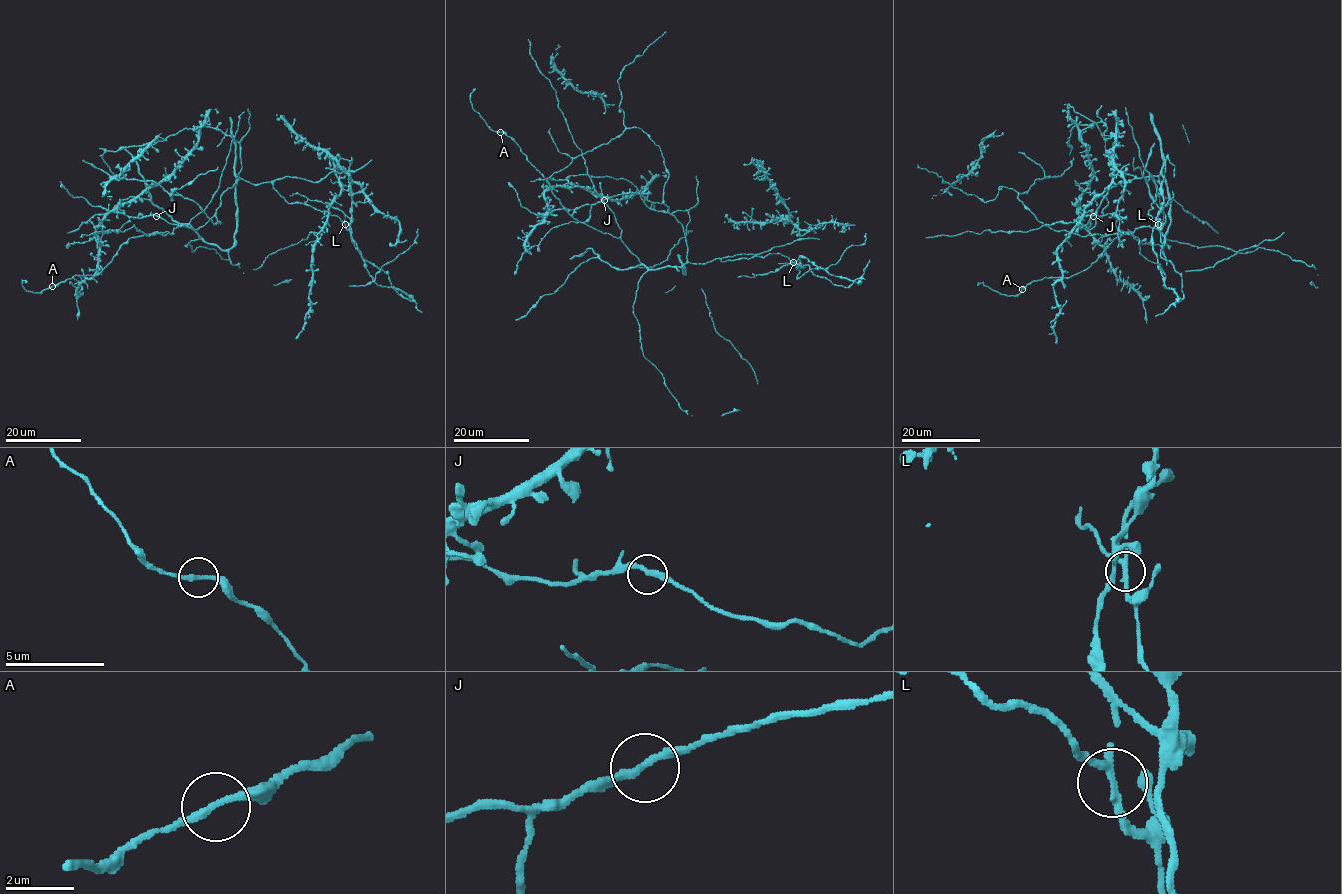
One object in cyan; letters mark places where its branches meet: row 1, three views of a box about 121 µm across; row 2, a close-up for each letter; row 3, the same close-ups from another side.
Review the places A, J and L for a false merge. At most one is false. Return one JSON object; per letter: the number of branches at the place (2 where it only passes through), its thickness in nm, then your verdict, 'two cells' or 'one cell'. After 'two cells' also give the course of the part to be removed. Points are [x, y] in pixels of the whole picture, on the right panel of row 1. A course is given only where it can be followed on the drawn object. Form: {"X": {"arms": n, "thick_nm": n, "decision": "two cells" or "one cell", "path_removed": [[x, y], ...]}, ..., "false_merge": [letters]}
{"A": {"arms": 2, "thick_nm": 220, "decision": "one cell"}, "J": {"arms": 2, "thick_nm": 240, "decision": "one cell"}, "L": {"arms": 2, "thick_nm": 240, "decision": "two cells", "path_removed": [[1157, 224], [1157, 216], [1152, 249], [1164, 280], [1165, 274], [1159, 265], [1139, 252], [1139, 240], [1128, 228]]}, "false_merge": ["L"]}

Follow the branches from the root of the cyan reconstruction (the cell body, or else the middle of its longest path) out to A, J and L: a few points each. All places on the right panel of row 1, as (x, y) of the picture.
A: (1170, 207), (1162, 250), (1165, 237), (1139, 226), (1115, 238), (1086, 269), (1022, 289)
J: (1170, 207), (1166, 180), (1159, 174), (1113, 186), (1097, 210), (1095, 225), (1088, 229), (1085, 225), (1093, 216)
L: (1170, 207), (1167, 183), (1160, 174), (1159, 182), (1154, 180), (1157, 188), (1155, 201), (1148, 211), (1157, 224)

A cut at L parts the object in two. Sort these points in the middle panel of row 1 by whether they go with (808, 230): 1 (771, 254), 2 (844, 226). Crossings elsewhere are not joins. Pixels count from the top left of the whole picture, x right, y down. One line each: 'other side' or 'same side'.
1: same side
2: same side

